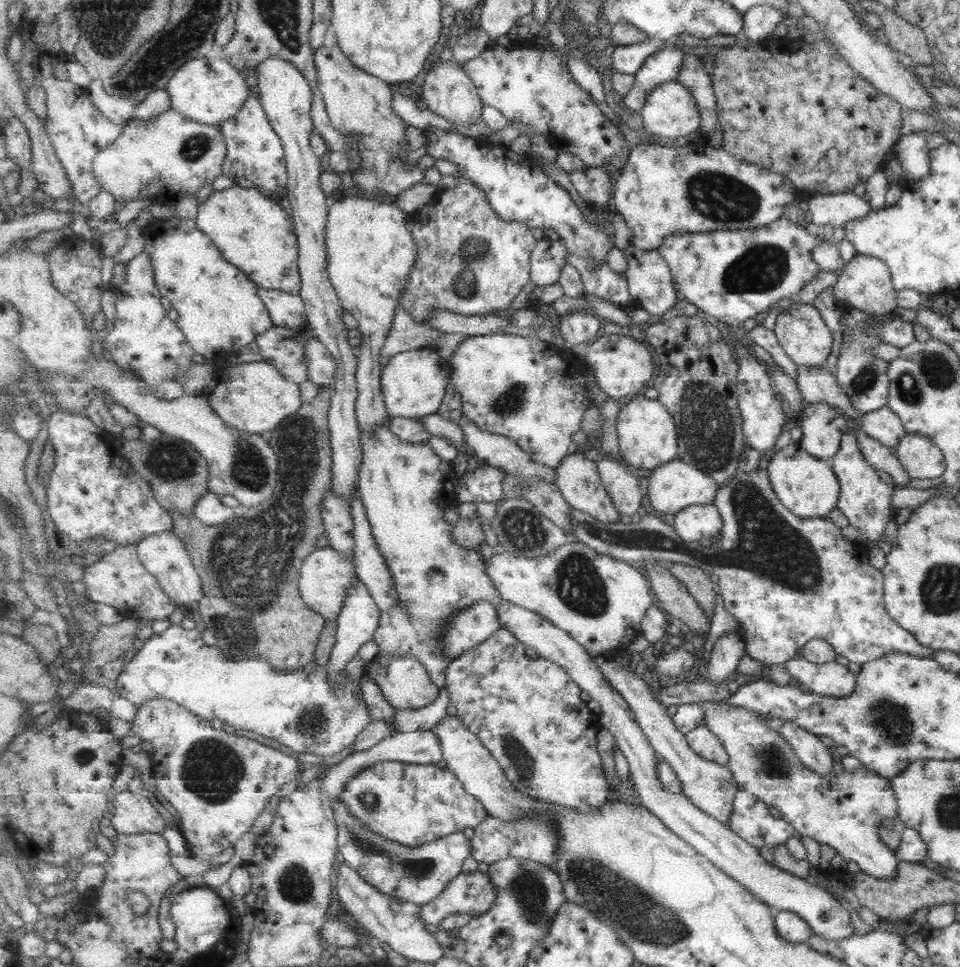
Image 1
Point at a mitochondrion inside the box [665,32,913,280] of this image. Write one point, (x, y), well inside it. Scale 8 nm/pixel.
(722, 199)

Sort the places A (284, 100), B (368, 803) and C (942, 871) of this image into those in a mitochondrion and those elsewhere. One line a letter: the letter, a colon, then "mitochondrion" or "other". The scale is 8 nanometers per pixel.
A: other
B: mitochondrion
C: other

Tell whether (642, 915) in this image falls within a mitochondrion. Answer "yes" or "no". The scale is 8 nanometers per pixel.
yes

